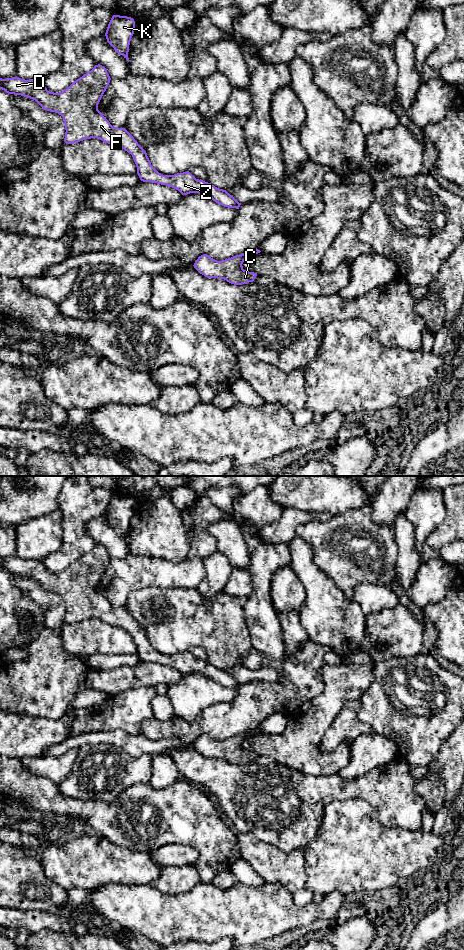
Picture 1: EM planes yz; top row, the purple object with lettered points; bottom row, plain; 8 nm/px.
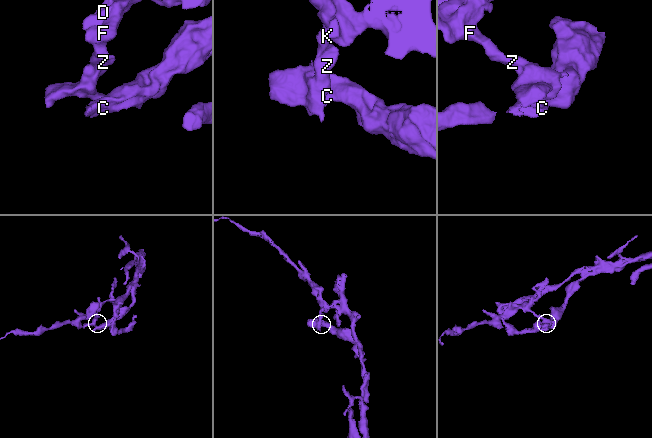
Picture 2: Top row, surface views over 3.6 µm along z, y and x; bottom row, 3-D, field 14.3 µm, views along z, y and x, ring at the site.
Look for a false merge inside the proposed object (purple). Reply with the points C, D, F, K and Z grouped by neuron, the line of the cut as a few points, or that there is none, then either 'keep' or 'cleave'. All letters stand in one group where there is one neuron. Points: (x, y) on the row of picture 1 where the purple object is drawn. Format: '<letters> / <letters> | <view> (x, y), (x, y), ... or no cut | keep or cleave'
C / D F K Z | yz (246, 253), (248, 256) | cleave

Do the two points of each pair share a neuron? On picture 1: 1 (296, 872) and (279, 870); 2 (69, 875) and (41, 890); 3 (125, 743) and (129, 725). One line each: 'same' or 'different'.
1: same
2: different
3: different

